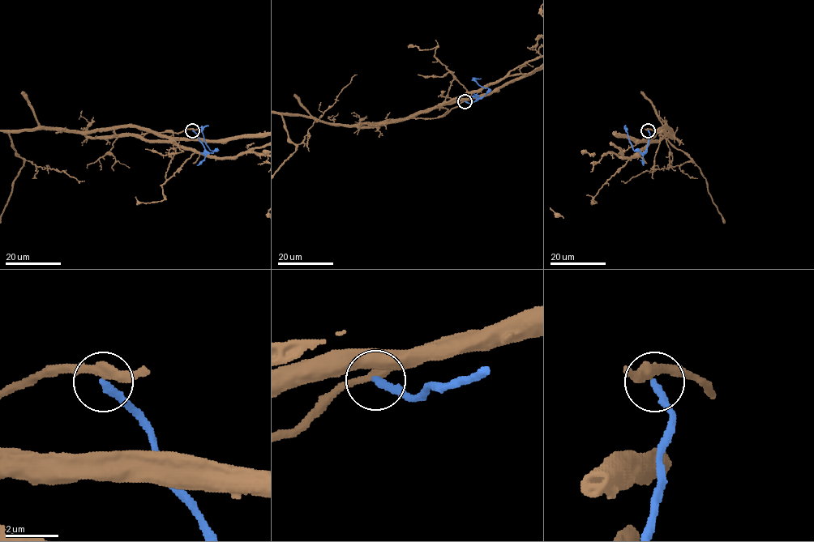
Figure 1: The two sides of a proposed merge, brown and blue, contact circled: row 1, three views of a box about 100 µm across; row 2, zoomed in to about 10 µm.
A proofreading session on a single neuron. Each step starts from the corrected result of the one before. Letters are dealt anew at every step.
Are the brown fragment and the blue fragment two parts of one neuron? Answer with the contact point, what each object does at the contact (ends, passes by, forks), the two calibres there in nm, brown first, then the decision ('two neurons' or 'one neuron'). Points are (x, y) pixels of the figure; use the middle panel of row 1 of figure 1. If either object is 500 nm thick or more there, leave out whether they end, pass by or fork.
(464, 101) | brown passes by | blue ends | 320/300 nm | two neurons

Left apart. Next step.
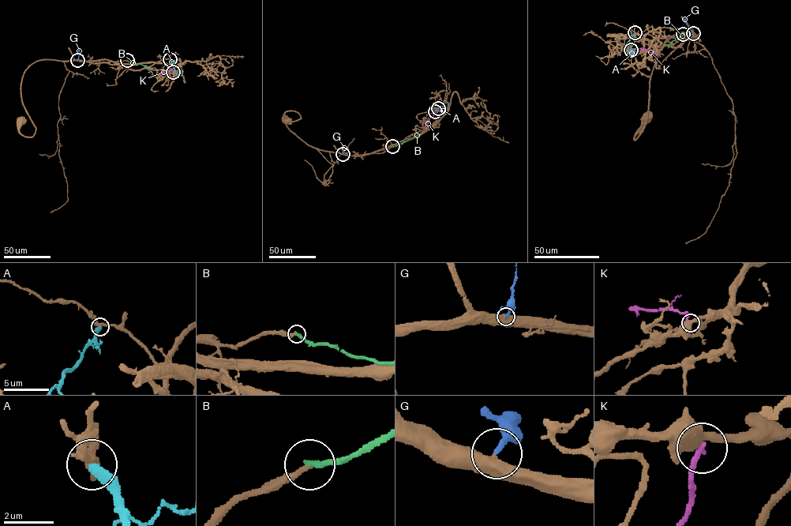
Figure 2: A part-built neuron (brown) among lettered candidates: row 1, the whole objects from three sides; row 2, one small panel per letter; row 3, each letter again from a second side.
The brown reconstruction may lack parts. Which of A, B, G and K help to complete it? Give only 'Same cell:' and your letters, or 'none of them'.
Same cell: G

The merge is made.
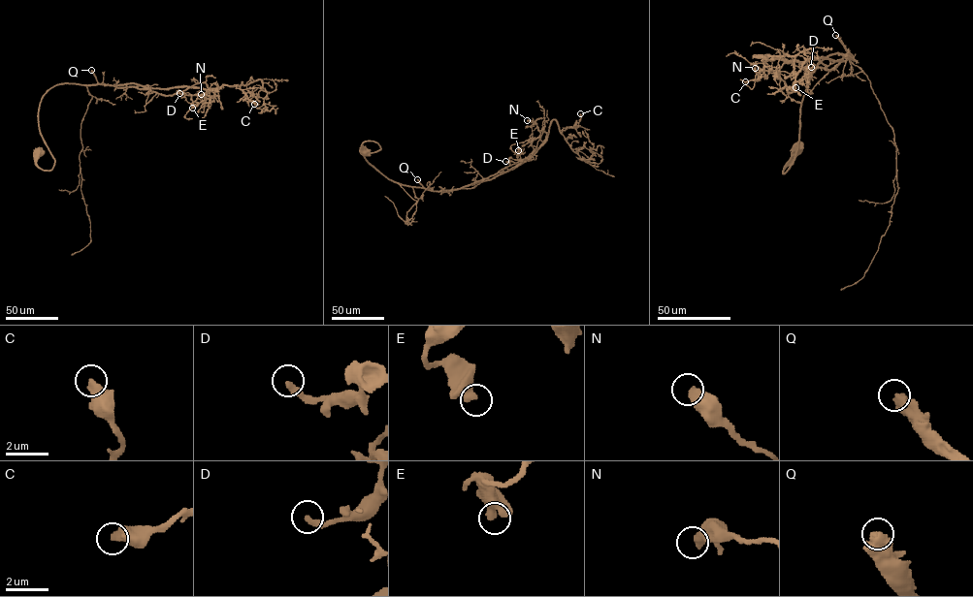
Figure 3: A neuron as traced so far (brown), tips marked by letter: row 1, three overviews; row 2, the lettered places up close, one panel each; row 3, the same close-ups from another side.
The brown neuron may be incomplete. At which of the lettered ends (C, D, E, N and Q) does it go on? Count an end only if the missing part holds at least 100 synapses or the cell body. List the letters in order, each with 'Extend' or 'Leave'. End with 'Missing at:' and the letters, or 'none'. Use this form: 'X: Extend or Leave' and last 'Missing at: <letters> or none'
C: Leave
D: Leave
E: Leave
N: Leave
Q: Extend
Missing at: Q

